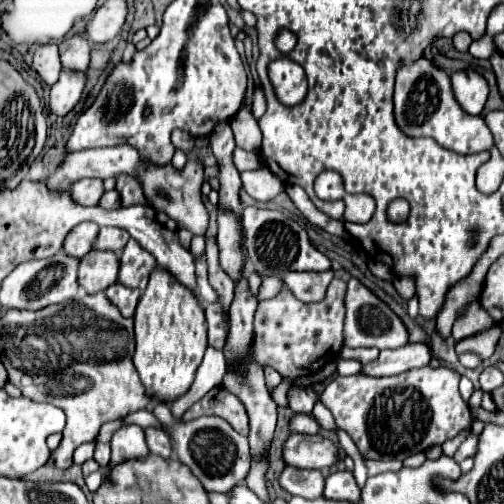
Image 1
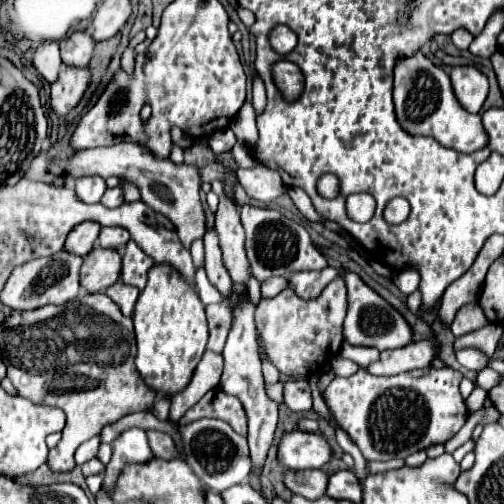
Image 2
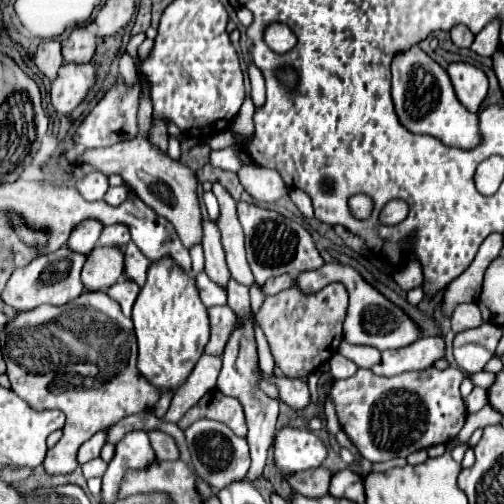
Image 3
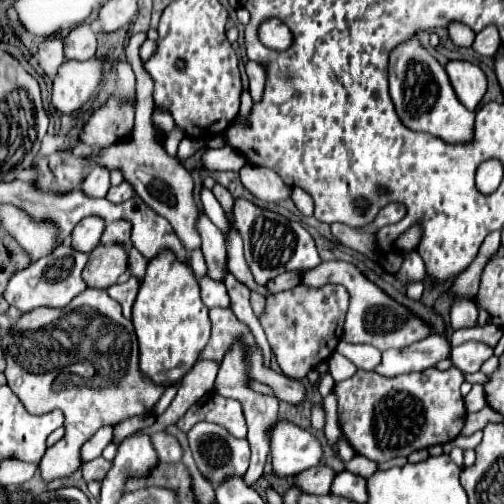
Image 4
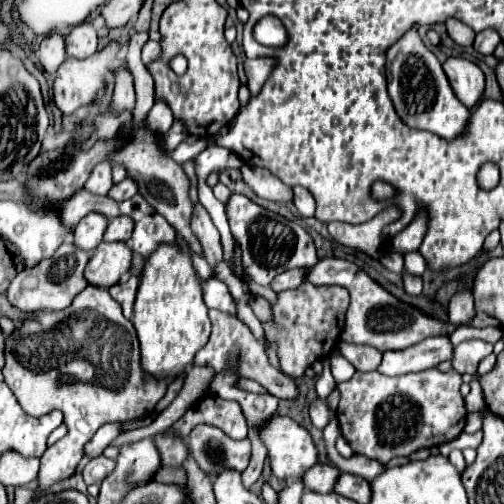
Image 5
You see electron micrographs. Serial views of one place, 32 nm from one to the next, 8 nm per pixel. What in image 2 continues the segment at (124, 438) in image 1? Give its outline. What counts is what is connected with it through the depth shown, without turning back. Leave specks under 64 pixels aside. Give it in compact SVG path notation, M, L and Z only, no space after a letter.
M130 428L126 430L122 436L118 436L114 440L114 454L112 460L106 466L104 472L104 492L108 496L112 496L112 492L116 490L116 482L124 470L124 466L130 464L146 464L154 454L148 446L148 438L146 432L140 428Z

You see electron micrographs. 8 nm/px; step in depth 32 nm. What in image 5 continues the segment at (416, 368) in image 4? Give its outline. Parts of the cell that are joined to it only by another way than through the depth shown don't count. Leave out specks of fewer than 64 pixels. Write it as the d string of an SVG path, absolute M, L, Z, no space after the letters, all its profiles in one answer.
M432 336L428 340L422 340L420 344L404 348L404 350L384 352L378 372L384 372L388 376L422 372L428 368L436 368L440 362L446 362L452 358L454 358L454 346L452 346L450 338Z

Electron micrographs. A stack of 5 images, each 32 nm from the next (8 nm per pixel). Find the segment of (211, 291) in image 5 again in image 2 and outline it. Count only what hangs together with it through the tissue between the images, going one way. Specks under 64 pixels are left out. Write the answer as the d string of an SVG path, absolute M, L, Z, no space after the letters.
M200 268L196 272L196 290L198 290L198 296L200 300L208 306L208 304L218 304L218 302L224 302L224 296L218 288L214 288L212 282L208 282L208 276L206 272Z

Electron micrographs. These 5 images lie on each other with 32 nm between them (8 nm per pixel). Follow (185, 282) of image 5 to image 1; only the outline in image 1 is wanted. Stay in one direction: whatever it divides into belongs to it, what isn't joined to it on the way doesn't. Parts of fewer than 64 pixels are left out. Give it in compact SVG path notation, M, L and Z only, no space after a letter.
M154 268L134 314L136 352L134 366L146 392L158 400L172 402L182 396L196 374L206 350L206 316L196 294L178 284L164 268Z

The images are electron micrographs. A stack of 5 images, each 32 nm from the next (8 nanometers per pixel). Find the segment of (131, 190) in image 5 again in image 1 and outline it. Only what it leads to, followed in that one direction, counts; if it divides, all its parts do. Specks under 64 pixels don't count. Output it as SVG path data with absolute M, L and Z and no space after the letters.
M116 190L106 192L106 194L102 196L102 200L100 200L100 206L106 208L106 210L114 210L114 208L118 208L118 206L120 206L120 192L116 192Z

